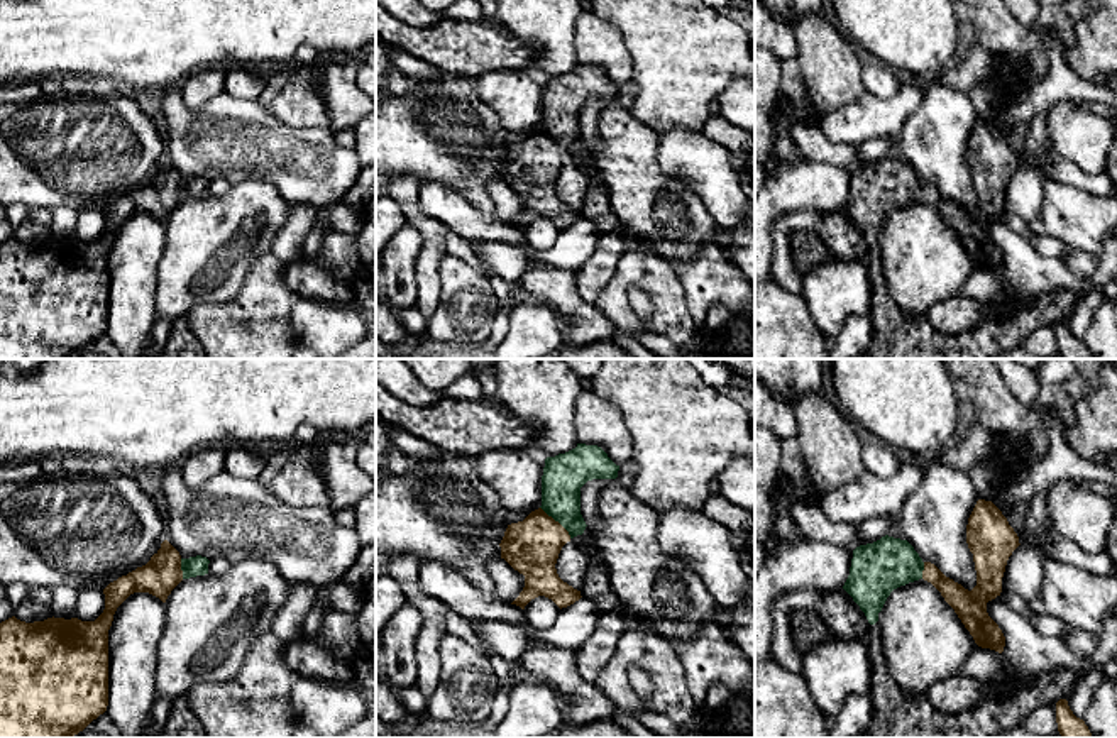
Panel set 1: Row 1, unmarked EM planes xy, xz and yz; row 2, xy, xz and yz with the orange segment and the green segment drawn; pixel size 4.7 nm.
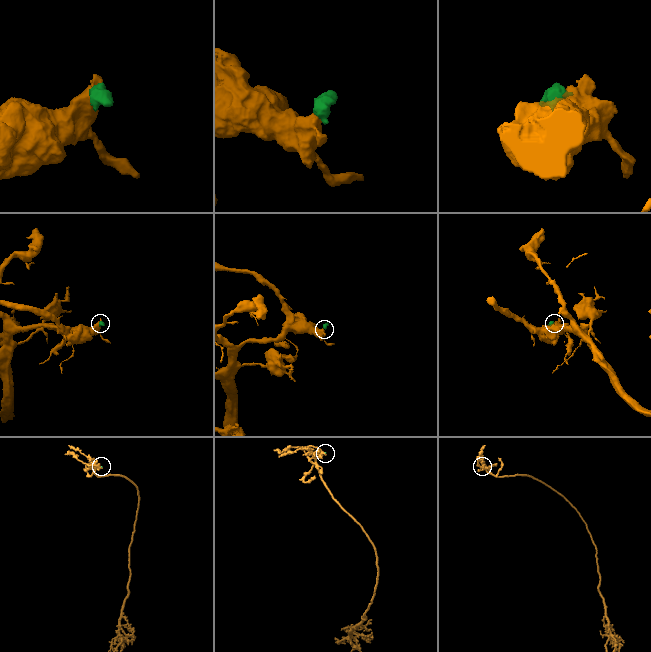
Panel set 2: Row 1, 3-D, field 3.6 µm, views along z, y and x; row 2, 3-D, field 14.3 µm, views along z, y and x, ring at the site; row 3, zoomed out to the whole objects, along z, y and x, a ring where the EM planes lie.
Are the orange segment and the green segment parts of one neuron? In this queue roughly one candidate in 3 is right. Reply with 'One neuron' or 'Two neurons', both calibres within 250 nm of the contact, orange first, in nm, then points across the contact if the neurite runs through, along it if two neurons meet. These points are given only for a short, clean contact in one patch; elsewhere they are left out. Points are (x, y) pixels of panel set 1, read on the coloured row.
Two neurons. Thickness 260 nm (orange) against 200 nm. Boundary: xz (540, 506), (571, 537)

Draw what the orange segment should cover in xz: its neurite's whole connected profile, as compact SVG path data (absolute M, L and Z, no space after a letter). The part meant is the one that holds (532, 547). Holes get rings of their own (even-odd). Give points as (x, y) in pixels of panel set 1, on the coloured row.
M542 508L523 521L508 525L499 543L501 559L525 576L525 587L511 604L525 609L531 599L545 596L562 609L582 598L581 591L564 582L555 569L567 542L569 531Z

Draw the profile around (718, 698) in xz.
M713 686L707 692L704 709L707 714L718 714L729 706L731 694L724 686Z

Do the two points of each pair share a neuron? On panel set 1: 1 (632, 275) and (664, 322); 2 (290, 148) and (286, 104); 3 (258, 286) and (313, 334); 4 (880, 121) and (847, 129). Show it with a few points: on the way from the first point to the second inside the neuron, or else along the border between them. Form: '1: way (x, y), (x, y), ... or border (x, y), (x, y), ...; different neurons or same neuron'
1: way (645, 280), (664, 298), (664, 308); same neuron
2: border (266, 107), (290, 126), (327, 129); different neurons
3: border (297, 297), (288, 319), (295, 341); different neurons
4: way (872, 121), (855, 122); same neuron

